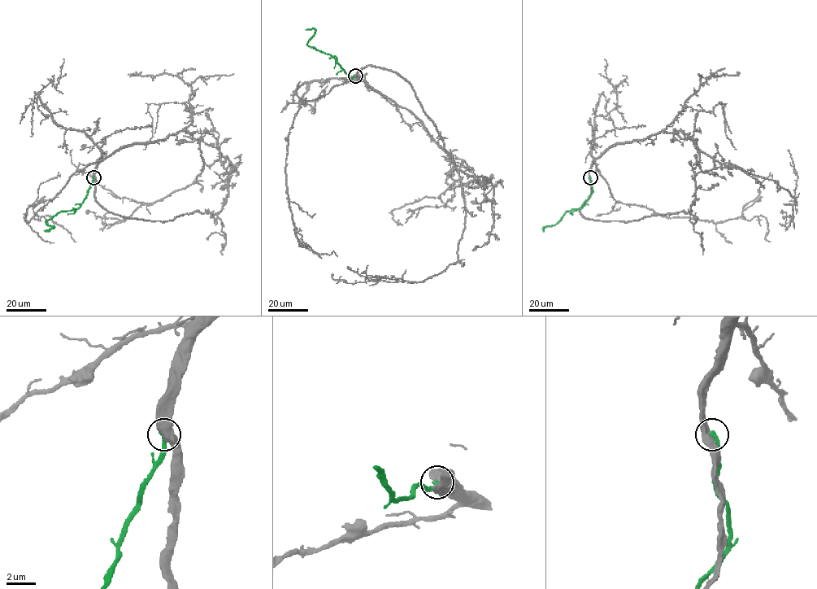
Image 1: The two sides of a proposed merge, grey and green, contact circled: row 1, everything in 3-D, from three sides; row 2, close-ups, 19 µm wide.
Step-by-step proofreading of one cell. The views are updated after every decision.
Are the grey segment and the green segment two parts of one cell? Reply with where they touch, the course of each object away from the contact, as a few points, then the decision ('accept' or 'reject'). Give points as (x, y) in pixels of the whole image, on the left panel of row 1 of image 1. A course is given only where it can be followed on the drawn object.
at (93, 177); grey runs (93, 177), (123, 147), (184, 131), (205, 163), (194, 181), (144, 202), (97, 184), (71, 163), (71, 149); green runs (93, 177), (81, 206), (63, 211), (48, 220), (46, 223), (54, 227), (44, 231); accept

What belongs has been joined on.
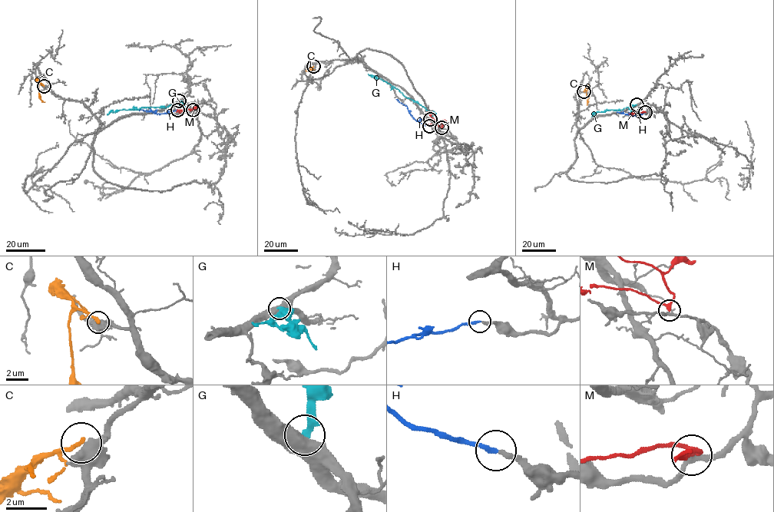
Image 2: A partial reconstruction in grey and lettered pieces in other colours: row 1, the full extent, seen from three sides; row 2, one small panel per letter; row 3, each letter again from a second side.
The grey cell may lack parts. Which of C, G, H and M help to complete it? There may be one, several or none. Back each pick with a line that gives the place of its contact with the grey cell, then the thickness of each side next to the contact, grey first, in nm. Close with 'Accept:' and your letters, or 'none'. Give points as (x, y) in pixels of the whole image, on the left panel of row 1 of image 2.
H: meets grey at (177, 110); 240 nm thick on the grey side, 240 nm on the other
Accept: H

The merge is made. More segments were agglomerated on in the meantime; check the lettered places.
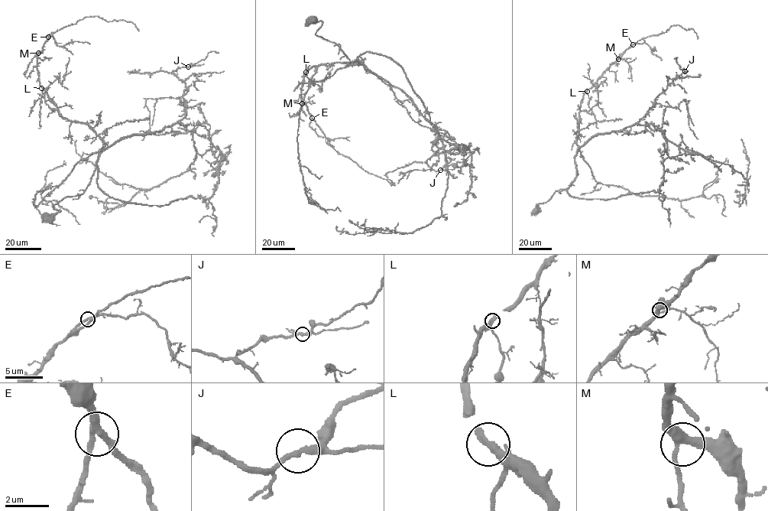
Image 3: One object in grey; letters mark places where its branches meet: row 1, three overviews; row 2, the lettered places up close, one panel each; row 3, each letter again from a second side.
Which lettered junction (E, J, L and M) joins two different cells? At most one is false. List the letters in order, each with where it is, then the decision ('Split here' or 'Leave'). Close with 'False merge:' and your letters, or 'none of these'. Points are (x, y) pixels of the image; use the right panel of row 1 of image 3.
E: Place: (633, 44). Leave
J: Place: (685, 71). Leave
L: Place: (587, 91). Leave
M: Place: (618, 59). Leave
False merge: none of these

